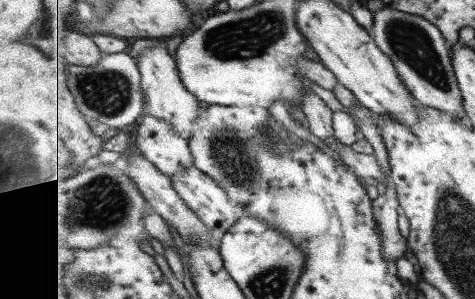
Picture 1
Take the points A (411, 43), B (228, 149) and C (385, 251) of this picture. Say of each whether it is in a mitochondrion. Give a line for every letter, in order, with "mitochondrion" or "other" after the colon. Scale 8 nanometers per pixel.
A: mitochondrion
B: mitochondrion
C: other

